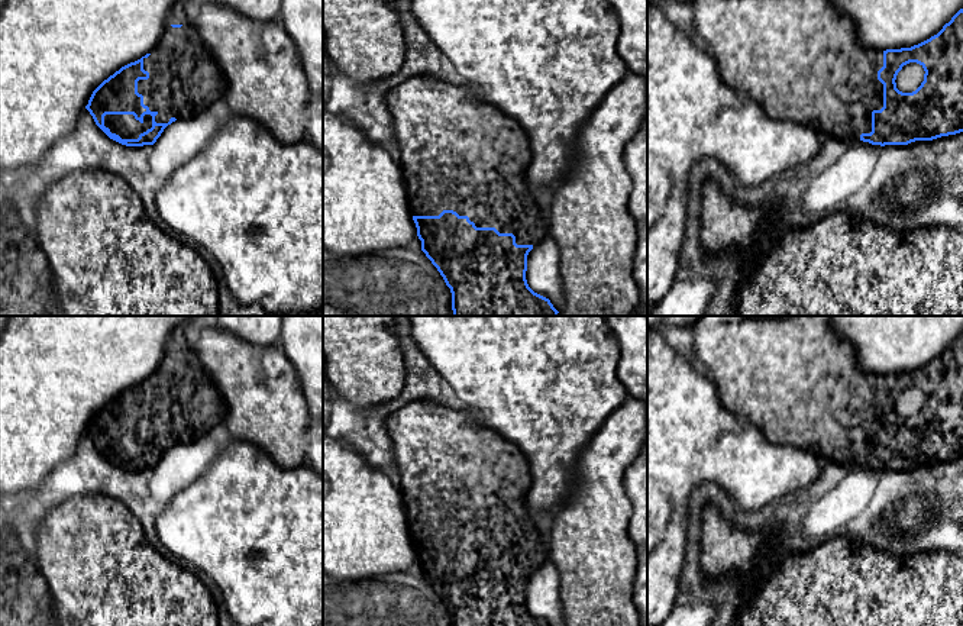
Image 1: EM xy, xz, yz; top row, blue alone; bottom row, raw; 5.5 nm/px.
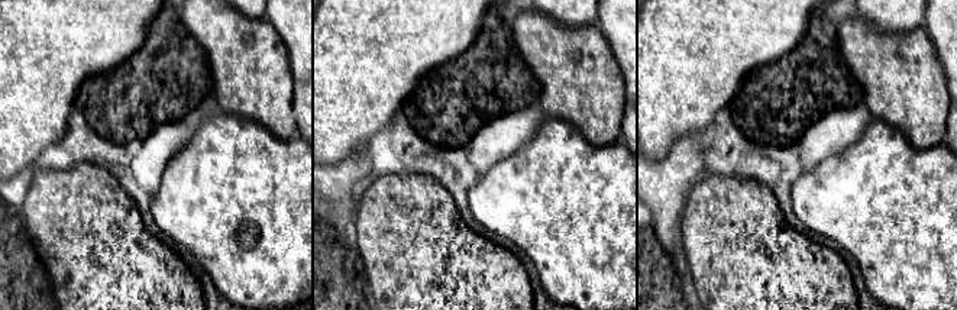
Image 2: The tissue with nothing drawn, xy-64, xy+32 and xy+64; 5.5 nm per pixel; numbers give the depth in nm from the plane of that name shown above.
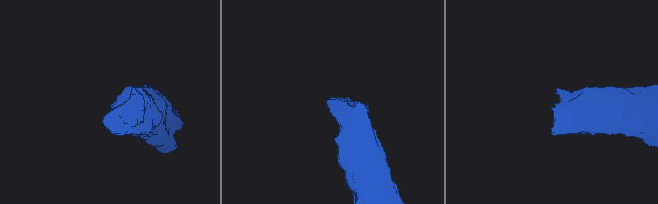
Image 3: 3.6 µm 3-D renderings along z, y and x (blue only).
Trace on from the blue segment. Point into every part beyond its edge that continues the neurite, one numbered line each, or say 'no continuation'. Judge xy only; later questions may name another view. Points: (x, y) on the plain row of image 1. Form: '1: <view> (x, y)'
1: xy (126, 451)

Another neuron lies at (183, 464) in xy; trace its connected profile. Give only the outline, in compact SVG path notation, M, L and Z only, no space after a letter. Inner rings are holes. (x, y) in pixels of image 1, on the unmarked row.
M213 436L180 443L168 449L154 468L149 491L164 507L171 498L193 484L220 454L224 443Z

